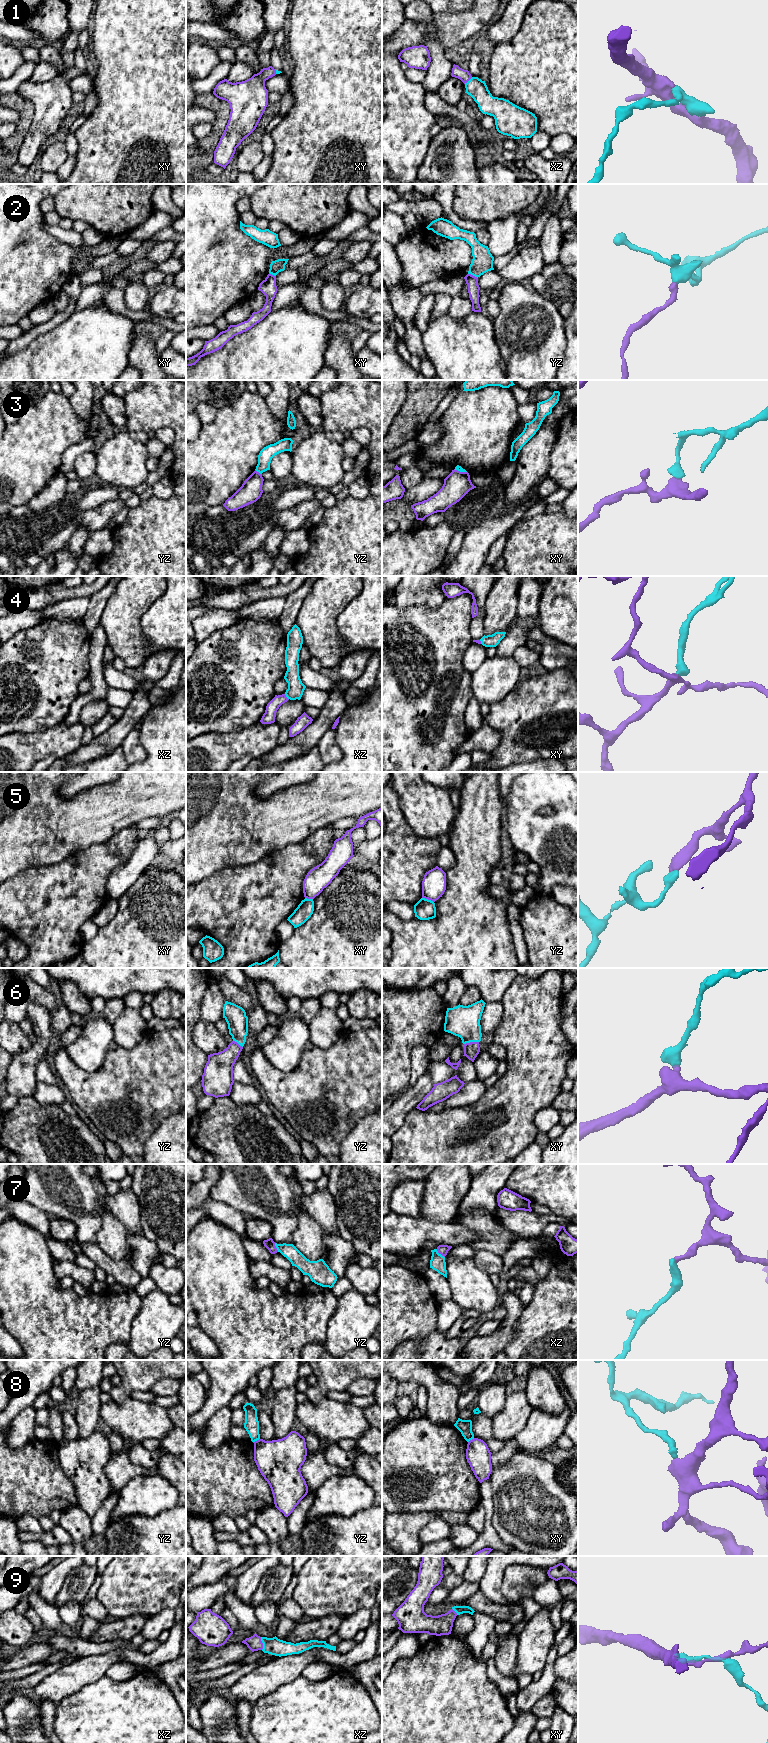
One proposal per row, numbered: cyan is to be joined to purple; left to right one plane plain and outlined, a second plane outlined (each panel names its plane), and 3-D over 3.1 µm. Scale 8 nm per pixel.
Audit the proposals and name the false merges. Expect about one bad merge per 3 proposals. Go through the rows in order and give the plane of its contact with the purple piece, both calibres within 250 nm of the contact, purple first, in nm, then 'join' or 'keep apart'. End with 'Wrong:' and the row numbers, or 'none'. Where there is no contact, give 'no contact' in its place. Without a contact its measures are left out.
1: meets purple in xz; 90 nm thick on the purple side, 160 nm on the other; join
2: meets purple in yz; 100 nm thick on the purple side, 170 nm on the other; keep apart
3: meets purple in yz; 180 nm thick on the purple side, 120 nm on the other; keep apart
4: meets purple in xz; 100 nm thick on the purple side, 130 nm on the other; join
5: meets purple in yz; 190 nm thick on the purple side, 170 nm on the other; keep apart
6: meets purple in xy; 120 nm thick on the purple side, 260 nm on the other; join
7: meets purple in xz; 80 nm thick on the purple side, 120 nm on the other; keep apart
8: meets purple in yz; 360 nm thick on the purple side, 120 nm on the other; keep apart
9: meets purple in xz; 120 nm thick on the purple side, 140 nm on the other; join
Wrong: 2, 3, 5, 7, 8

